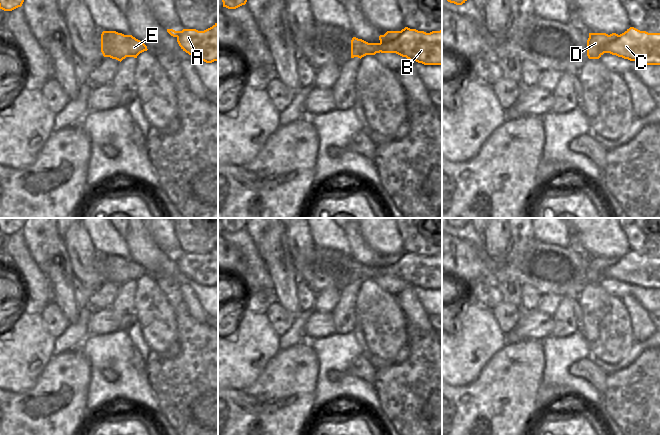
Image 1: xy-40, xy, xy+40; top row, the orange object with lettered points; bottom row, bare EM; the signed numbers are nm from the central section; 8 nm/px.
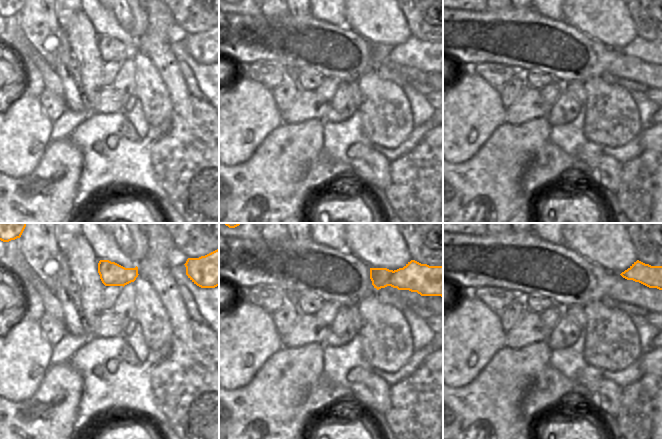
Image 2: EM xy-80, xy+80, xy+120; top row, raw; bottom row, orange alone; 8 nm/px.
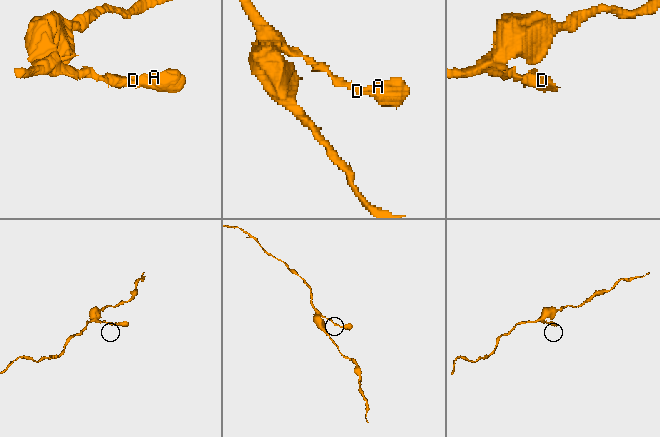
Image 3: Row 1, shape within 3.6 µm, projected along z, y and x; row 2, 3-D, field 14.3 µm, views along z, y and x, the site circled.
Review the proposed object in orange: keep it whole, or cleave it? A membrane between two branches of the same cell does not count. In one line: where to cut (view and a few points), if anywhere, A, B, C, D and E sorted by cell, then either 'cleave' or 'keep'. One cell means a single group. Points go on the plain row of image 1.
cut none; groups A B C D E; keep

